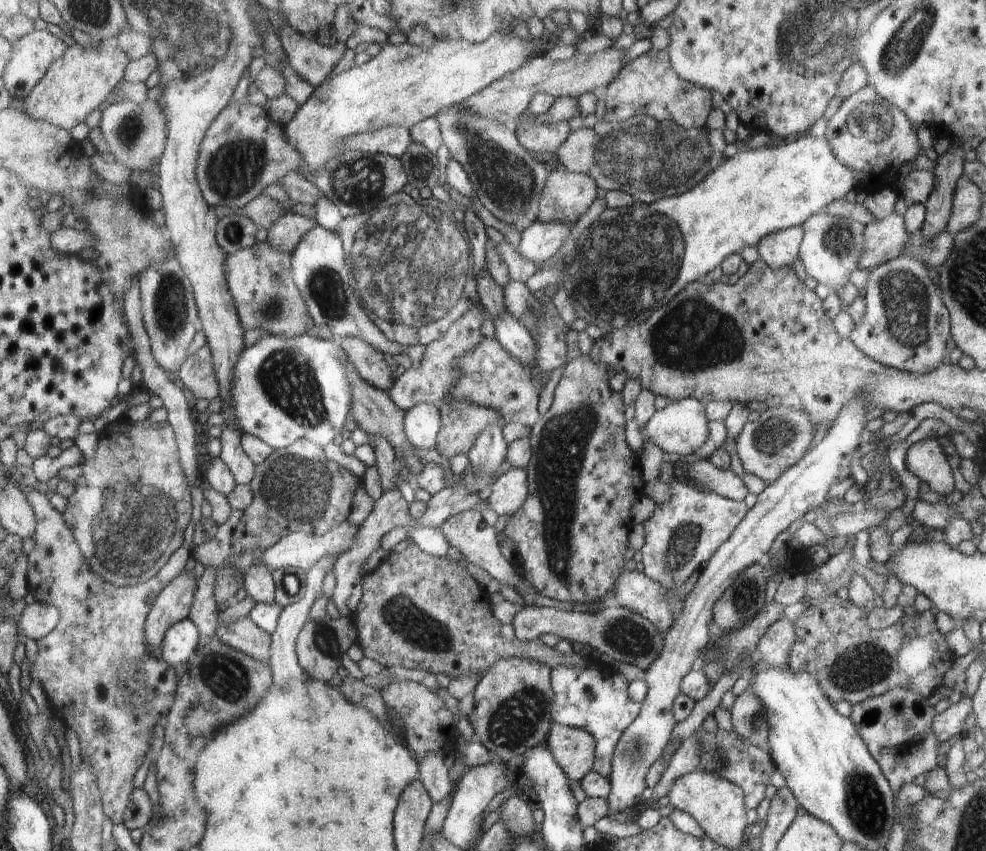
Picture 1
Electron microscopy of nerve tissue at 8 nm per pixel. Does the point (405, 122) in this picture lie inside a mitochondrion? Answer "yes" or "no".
no

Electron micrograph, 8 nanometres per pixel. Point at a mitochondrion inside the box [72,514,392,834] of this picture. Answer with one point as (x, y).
(126, 680)

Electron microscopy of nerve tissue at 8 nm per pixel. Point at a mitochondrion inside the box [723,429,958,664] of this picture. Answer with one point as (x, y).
(748, 592)

